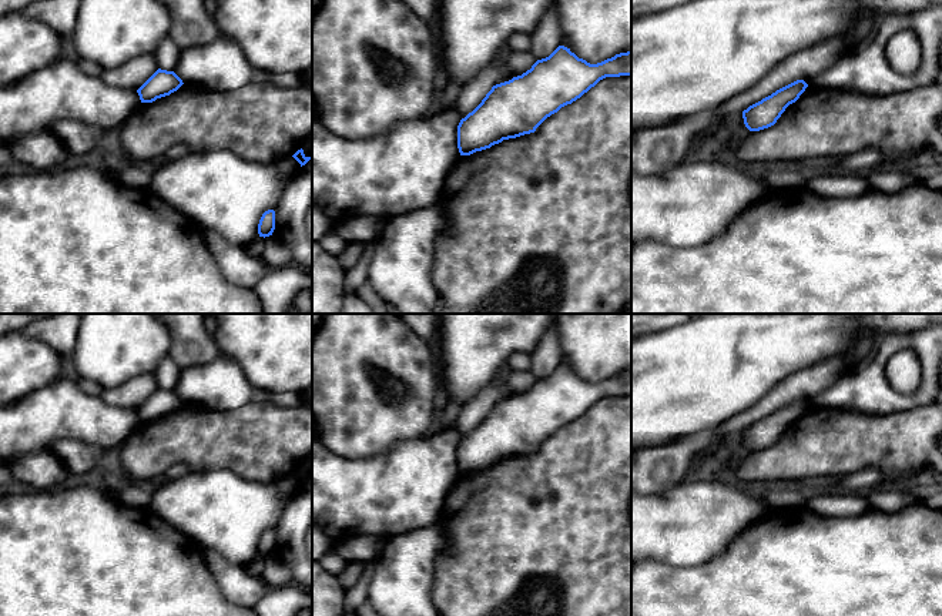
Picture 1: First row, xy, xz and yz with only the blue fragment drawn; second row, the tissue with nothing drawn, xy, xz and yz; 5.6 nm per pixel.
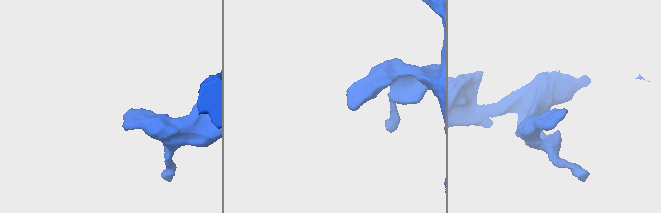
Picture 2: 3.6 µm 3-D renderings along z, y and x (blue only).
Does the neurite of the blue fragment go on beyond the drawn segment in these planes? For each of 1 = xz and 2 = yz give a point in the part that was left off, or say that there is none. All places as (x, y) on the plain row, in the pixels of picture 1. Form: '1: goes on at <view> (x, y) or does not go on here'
1: does not go on here
2: does not go on here

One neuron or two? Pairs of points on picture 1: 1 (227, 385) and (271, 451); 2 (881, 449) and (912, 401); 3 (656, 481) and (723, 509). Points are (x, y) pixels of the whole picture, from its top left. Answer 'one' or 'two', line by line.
1: two
2: two
3: two

